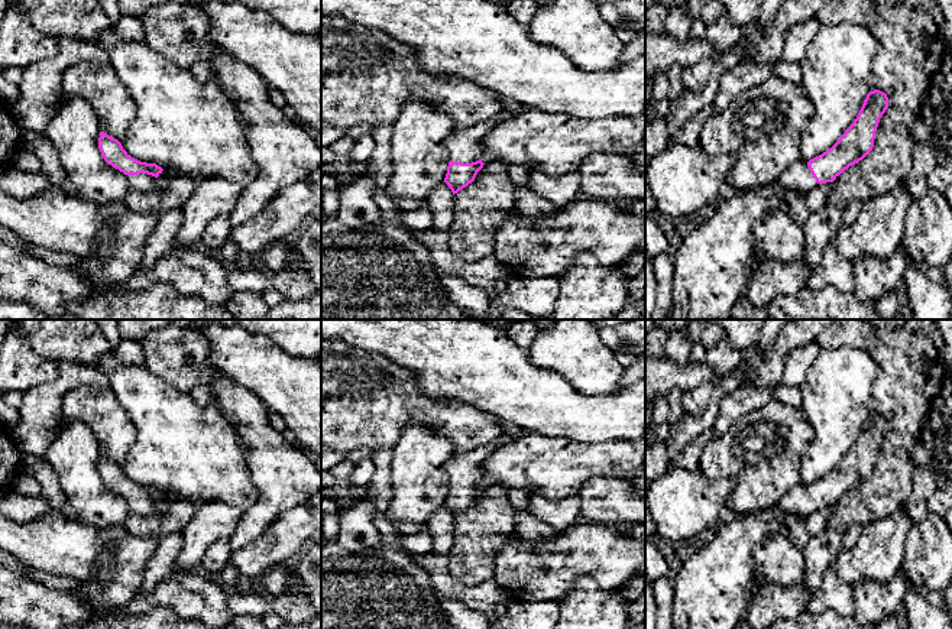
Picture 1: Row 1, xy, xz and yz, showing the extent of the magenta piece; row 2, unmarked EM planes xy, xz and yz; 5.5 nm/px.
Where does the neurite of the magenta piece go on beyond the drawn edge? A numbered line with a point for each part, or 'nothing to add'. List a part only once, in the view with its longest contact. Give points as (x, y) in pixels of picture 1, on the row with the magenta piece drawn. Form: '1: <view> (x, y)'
1: xz (463, 146)

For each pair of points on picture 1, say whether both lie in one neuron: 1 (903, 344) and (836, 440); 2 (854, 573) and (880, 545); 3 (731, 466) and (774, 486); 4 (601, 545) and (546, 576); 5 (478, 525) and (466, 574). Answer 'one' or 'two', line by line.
1: two
2: one
3: one
4: one
5: one

